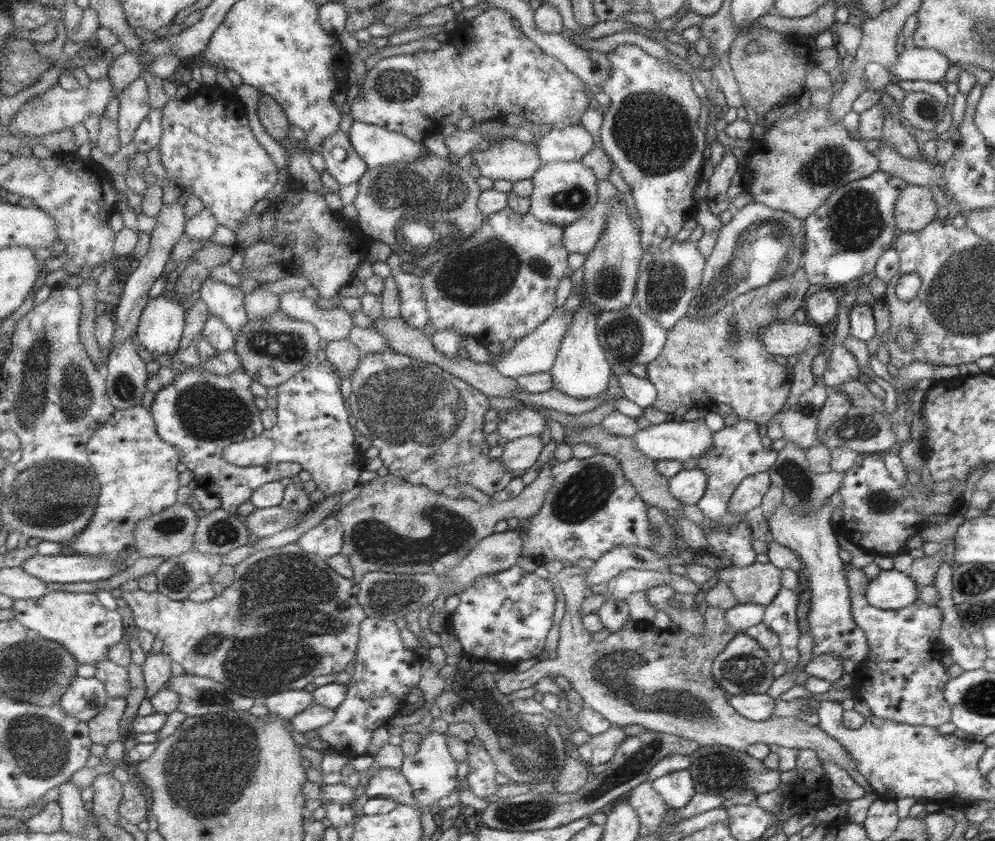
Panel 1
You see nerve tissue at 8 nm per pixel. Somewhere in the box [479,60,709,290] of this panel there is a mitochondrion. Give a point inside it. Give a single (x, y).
(653, 133)

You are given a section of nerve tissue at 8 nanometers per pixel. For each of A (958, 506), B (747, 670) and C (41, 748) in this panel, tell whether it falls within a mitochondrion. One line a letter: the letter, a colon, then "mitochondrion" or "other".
A: other
B: mitochondrion
C: mitochondrion

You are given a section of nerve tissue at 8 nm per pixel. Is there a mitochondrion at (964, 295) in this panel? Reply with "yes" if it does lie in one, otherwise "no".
yes

